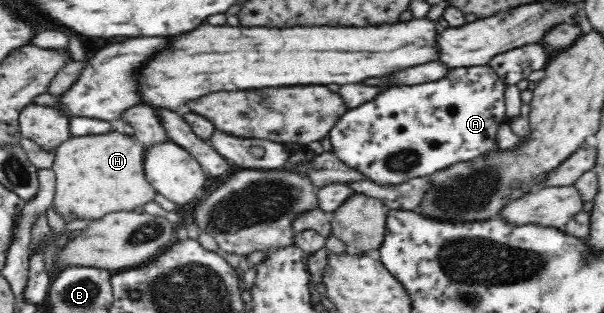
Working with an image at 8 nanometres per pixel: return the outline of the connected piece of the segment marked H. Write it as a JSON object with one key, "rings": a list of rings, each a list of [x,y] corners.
{"rings":[[[113,131],[105,135],[75,136],[61,143],[53,154],[54,161],[50,168],[56,175],[56,191],[52,206],[66,224],[78,219],[95,220],[118,211],[133,211],[155,201],[157,197],[154,187],[145,179],[145,146],[129,135]]]}

